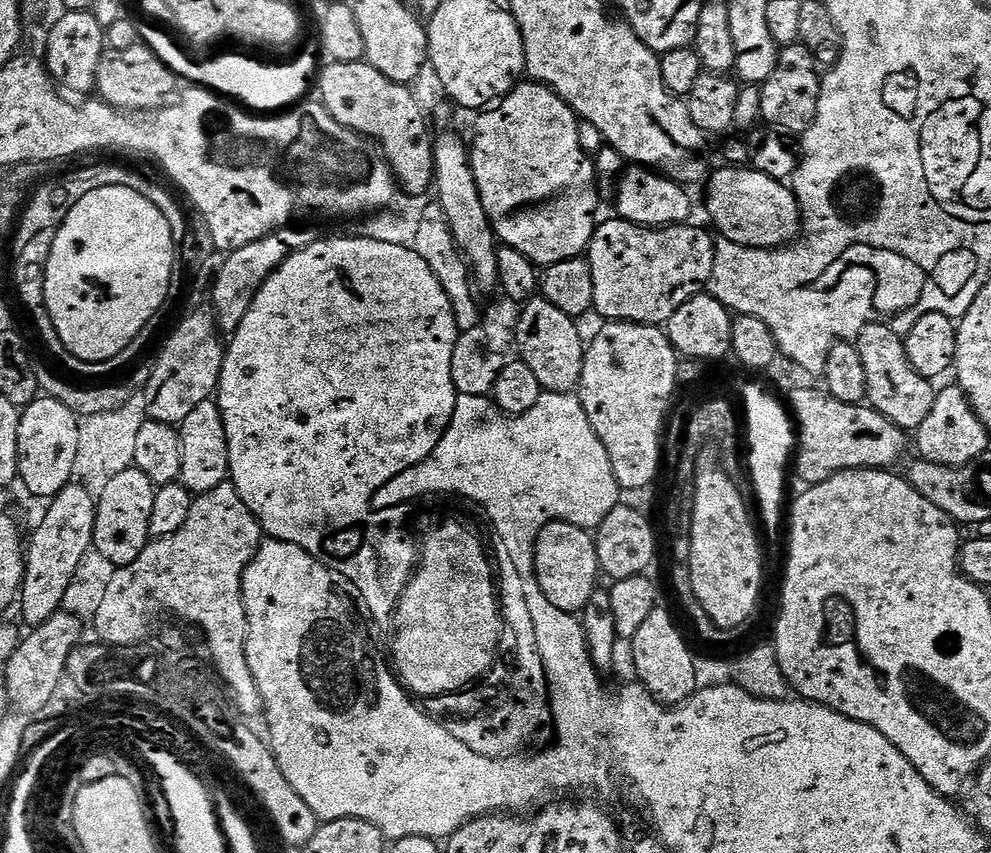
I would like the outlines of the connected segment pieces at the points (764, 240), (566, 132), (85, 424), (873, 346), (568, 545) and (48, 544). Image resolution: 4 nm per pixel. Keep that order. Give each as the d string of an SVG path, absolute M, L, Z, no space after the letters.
M751 166L721 167L709 175L706 189L711 227L720 231L723 239L747 248L783 248L800 235L800 202L785 181L770 178Z
M521 82L499 101L495 106L481 111L476 120L476 133L470 136L470 159L474 170L474 182L478 186L478 194L482 198L482 206L486 210L488 220L492 224L492 231L496 233L497 241L503 247L518 250L526 259L537 266L557 264L563 260L575 260L587 249L592 241L592 234L596 230L598 217L596 217L596 204L598 193L596 190L596 166L593 157L582 150L582 142L578 142L578 126L580 120L571 106L558 95L547 88L545 84L535 82Z
M136 390L122 408L80 418L78 455L74 460L73 475L80 480L96 479L98 482L133 467L135 440L147 420L146 396L142 390Z
M873 322L862 329L854 343L858 354L862 354L862 366L866 366L867 403L900 428L920 428L926 422L926 414L930 414L930 406L934 406L937 389L933 381L919 376L914 366L910 366L901 336L891 324Z
M556 520L548 524L536 539L536 580L542 586L542 594L558 606L563 612L579 613L590 602L593 592L597 591L596 579L601 579L602 571L599 556L596 553L596 541L593 533L586 528L579 528L565 520Z
M69 482L58 495L51 497L48 509L33 530L26 544L24 557L24 584L20 587L18 608L24 611L28 626L46 622L64 607L66 592L78 572L79 563L94 548L92 535L96 521L97 497L92 496L80 482Z

